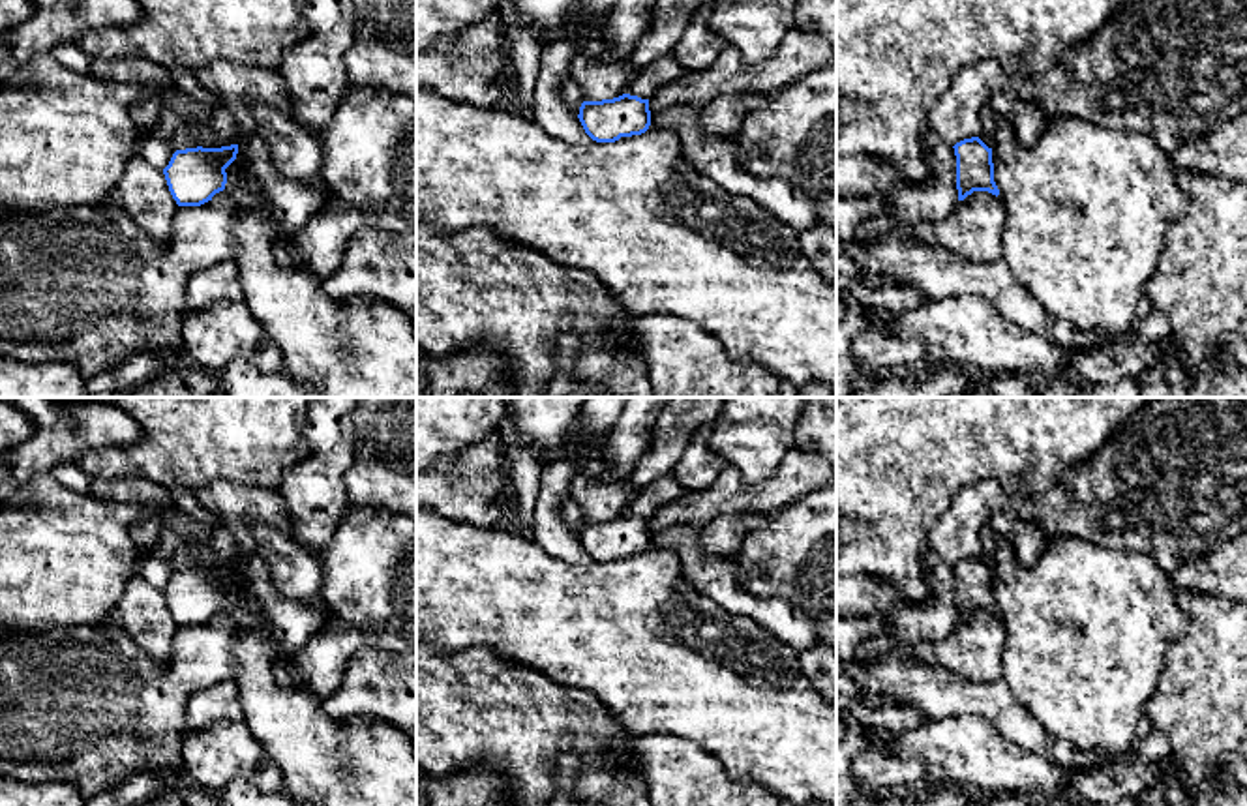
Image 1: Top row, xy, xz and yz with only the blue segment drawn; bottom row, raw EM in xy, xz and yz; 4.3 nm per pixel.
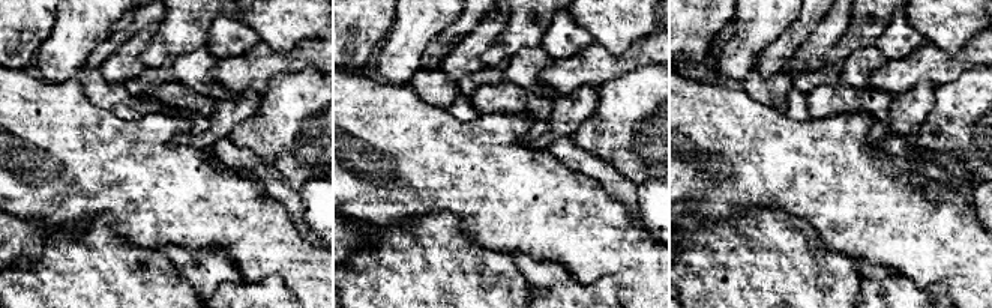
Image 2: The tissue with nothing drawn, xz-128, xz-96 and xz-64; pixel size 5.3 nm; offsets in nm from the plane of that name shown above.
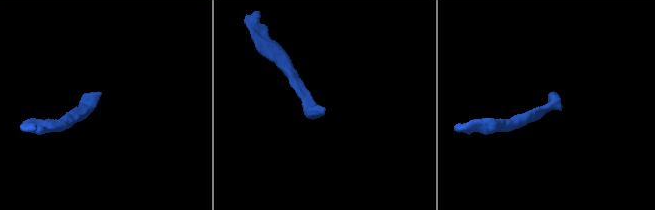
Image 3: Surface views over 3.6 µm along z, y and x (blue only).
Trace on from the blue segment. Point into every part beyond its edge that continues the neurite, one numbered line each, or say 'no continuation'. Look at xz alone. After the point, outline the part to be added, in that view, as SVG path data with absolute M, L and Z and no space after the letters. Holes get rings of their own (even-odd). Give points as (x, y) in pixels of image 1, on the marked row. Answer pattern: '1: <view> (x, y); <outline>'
1: xz (717, 158); M669 107L651 114L651 131L673 131L681 141L683 157L698 172L711 178L731 195L741 195L774 214L797 231L827 225L812 201L797 187L780 180L763 180L739 163L741 137L711 137L699 127L701 107Z

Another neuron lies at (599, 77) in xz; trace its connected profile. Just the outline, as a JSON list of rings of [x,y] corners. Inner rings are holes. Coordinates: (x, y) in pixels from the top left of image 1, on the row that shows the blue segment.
[[[579,7],[563,30],[574,37],[574,56],[568,75],[579,84],[583,101],[613,99],[626,94],[636,75],[636,67],[626,58],[609,60],[606,56],[604,24],[591,30],[581,22]]]

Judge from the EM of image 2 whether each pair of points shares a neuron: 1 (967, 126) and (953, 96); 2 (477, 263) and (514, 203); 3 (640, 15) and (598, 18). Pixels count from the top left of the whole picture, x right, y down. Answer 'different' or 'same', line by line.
1: same
2: different
3: same

